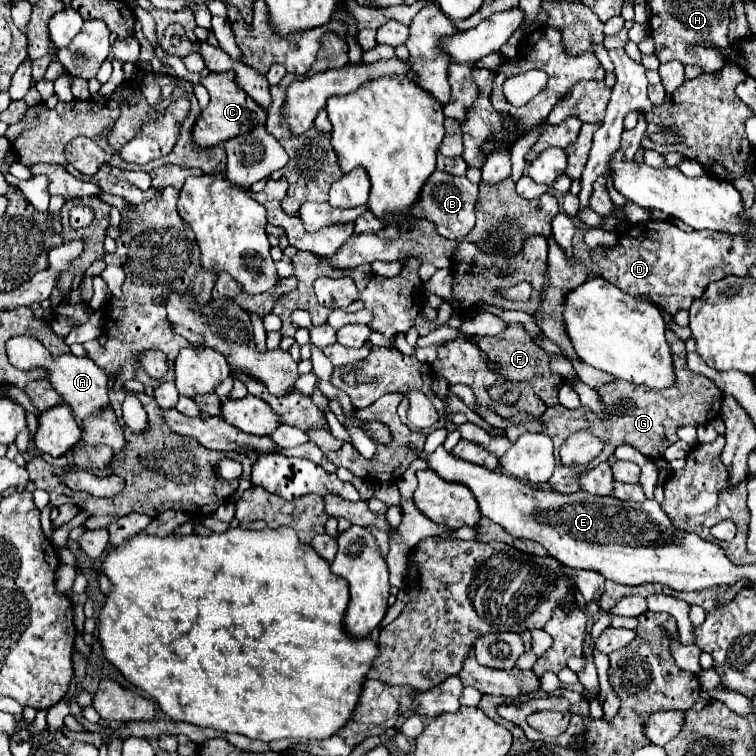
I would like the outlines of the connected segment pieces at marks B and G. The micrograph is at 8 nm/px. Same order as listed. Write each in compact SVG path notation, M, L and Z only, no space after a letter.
M435 169L427 177L427 181L419 193L419 201L411 207L411 213L415 213L415 217L419 217L419 219L429 219L441 237L459 241L475 227L475 211L473 211L475 199L477 199L475 183L471 183L467 177L455 177L451 173L443 173L439 169Z
M669 325L665 327L665 339L671 347L671 355L673 355L673 363L675 363L675 385L671 385L669 389L661 389L661 391L647 389L645 385L635 385L635 383L629 383L623 379L615 379L615 381L595 389L599 393L601 401L605 403L607 417L599 417L595 411L591 411L589 407L583 407L583 405L579 405L577 409L567 409L563 405L555 405L555 407L547 409L541 415L541 419L525 419L517 425L511 425L505 433L507 439L511 443L515 443L517 437L525 431L545 433L553 439L555 451L559 451L561 443L575 429L591 429L593 433L599 433L599 437L603 437L607 441L603 453L593 461L595 467L601 461L607 461L613 455L615 447L619 447L623 443L633 445L649 459L663 457L665 449L677 441L677 429L683 425L703 425L703 423L713 421L721 409L721 397L723 397L723 393L711 379L689 371L685 353L683 353L683 341L673 333L673 329Z

